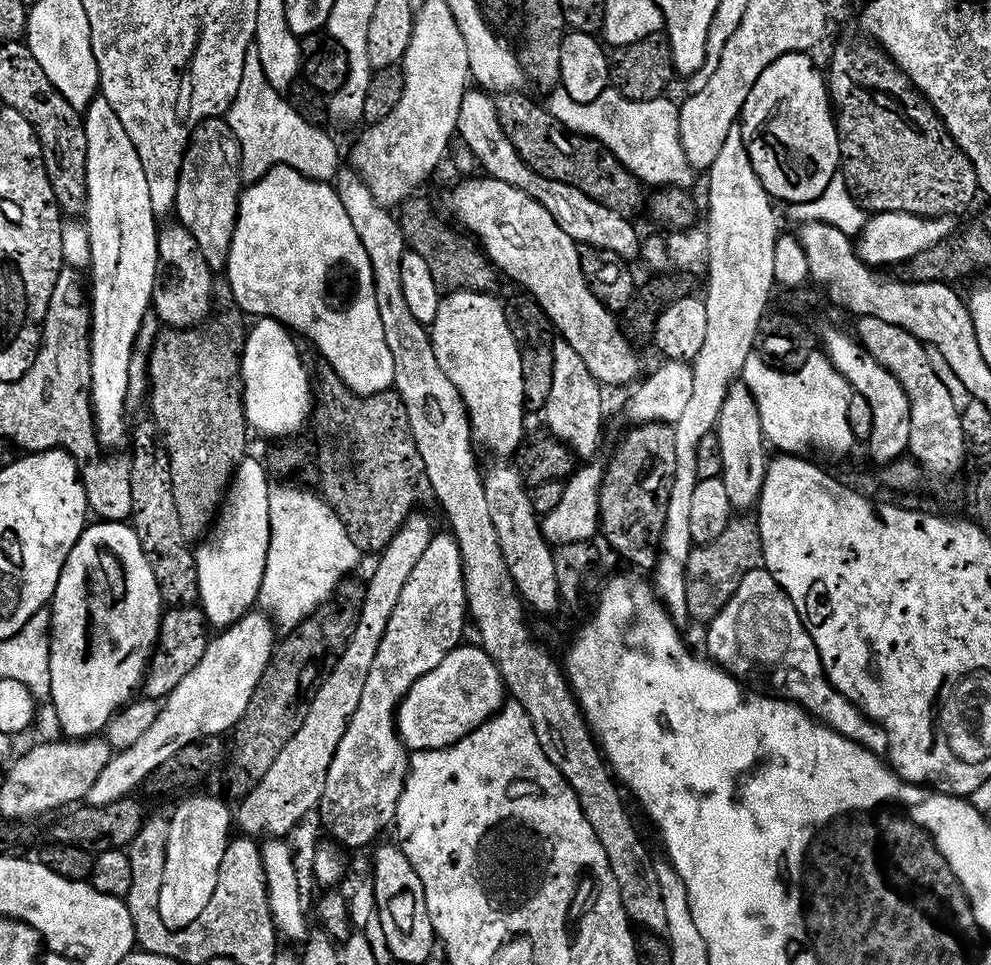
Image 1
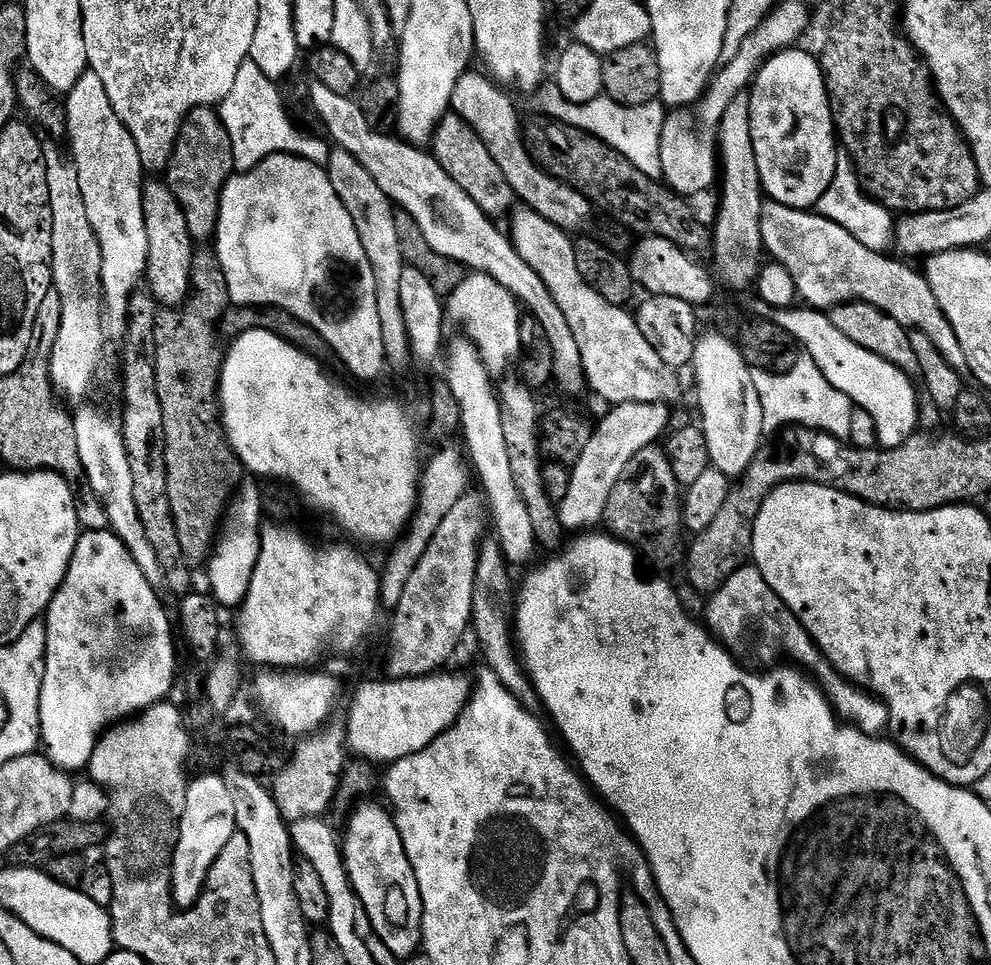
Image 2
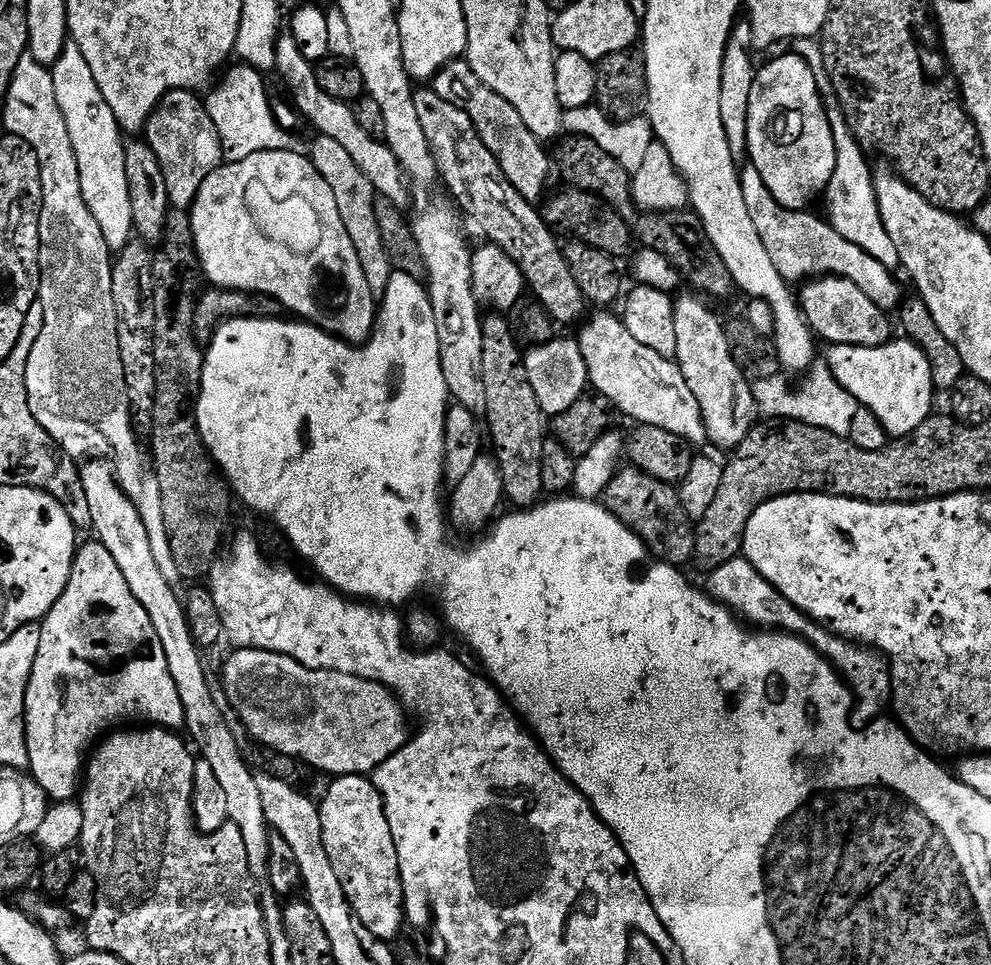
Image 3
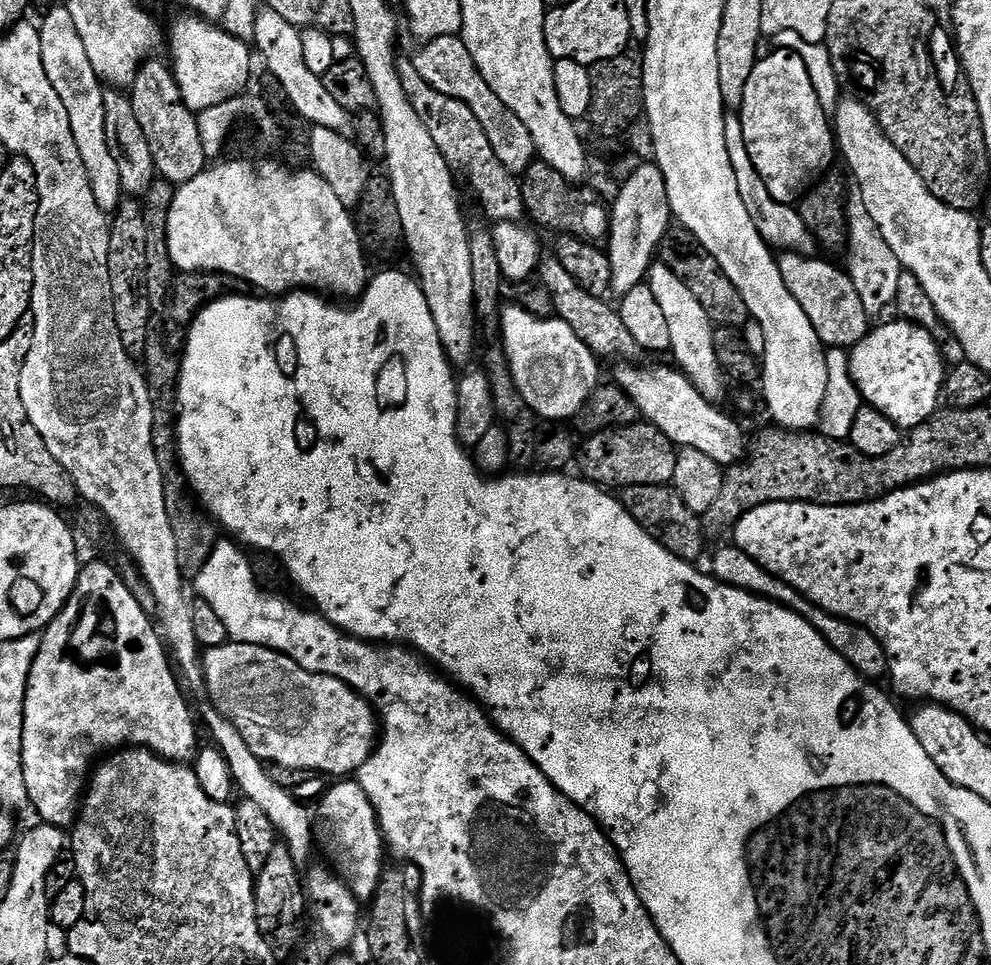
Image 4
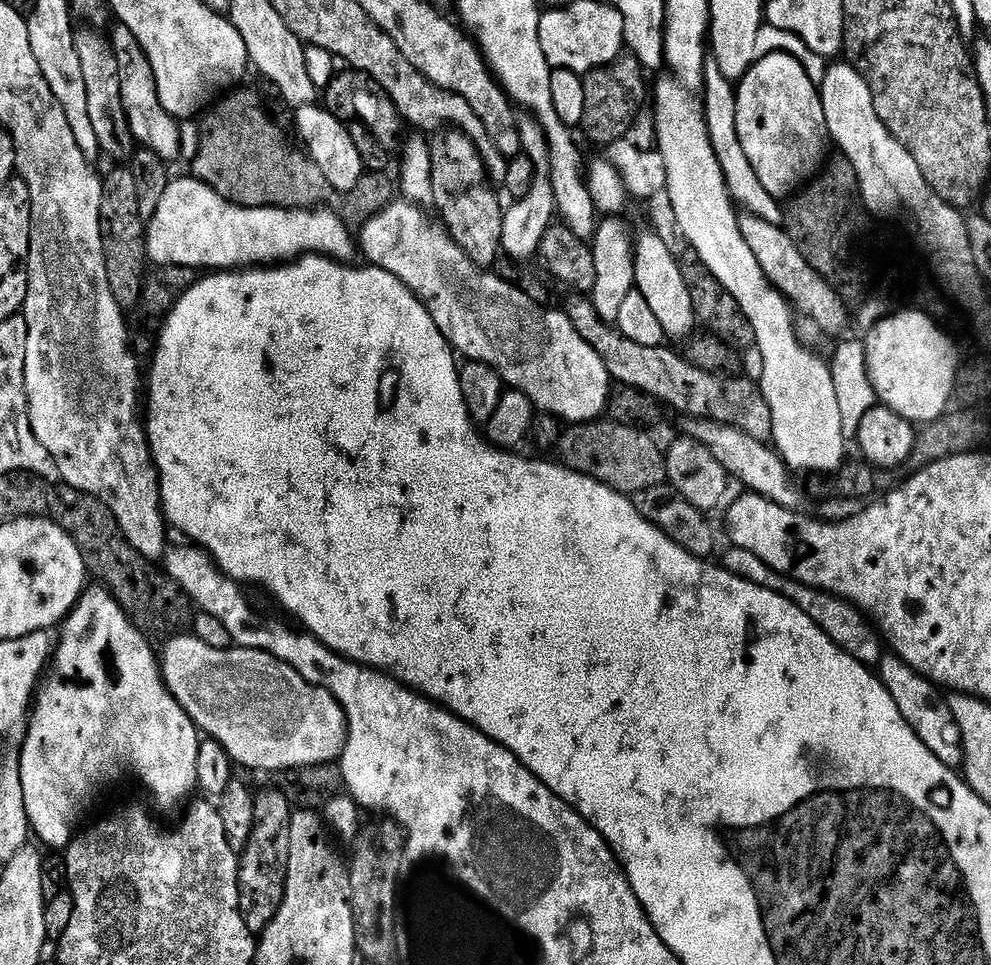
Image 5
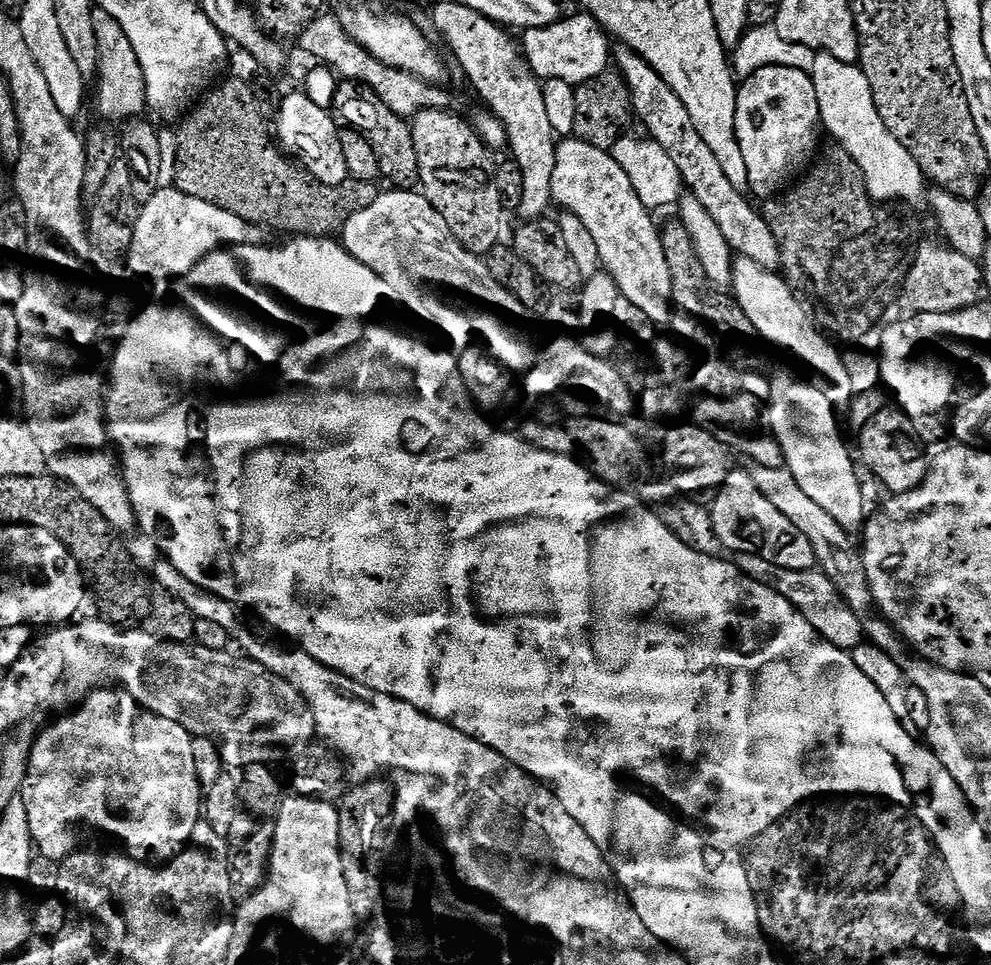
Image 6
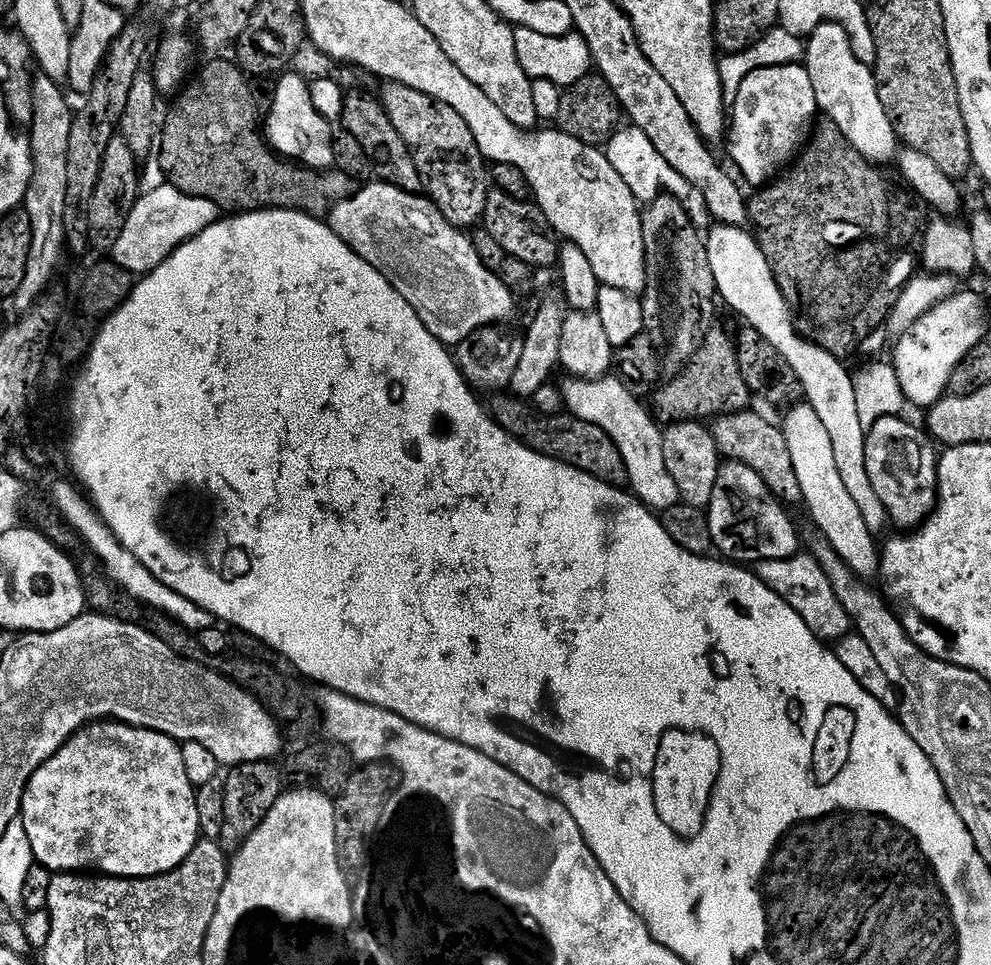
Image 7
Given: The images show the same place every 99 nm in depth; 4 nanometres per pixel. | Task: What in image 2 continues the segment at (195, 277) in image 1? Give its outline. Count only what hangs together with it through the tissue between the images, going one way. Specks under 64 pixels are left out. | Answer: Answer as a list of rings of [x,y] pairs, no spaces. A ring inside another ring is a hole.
[[[160,178],[145,183],[142,214],[146,218],[148,239],[147,291],[152,293],[157,305],[164,307],[165,304],[165,309],[175,310],[187,300],[192,283],[194,241],[186,226],[186,214],[172,189]]]

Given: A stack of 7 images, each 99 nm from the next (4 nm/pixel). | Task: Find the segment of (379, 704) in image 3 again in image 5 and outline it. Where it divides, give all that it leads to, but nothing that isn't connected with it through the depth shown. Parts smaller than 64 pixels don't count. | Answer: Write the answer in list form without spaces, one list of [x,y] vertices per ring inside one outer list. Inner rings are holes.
[[[176,634],[169,640],[172,641],[165,646],[164,652],[162,648],[162,655],[159,657],[160,672],[164,676],[165,688],[186,710],[186,714],[195,722],[197,729],[205,737],[219,742],[227,750],[228,757],[232,760],[233,765],[240,767],[241,764],[244,768],[257,768],[260,772],[275,774],[284,771],[286,768],[305,768],[311,764],[330,764],[344,751],[344,743],[348,737],[348,723],[342,706],[325,688],[319,688],[310,682],[306,682],[306,678],[302,678],[302,674],[298,674],[298,670],[294,670],[294,666],[274,658],[274,654],[266,654],[262,650],[254,650],[253,648],[233,646],[226,650],[214,650],[214,646],[206,646],[206,642],[202,642],[198,637],[191,634]]]

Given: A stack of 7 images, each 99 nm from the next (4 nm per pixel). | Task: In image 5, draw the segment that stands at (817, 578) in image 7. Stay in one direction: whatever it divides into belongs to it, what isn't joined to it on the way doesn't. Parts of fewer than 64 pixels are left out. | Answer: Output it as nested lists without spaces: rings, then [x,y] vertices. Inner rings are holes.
[[[735,546],[729,549],[724,560],[722,559],[722,566],[726,571],[733,572],[735,576],[741,576],[743,580],[754,582],[772,592],[782,594],[790,602],[794,602],[794,606],[803,610],[810,618],[810,622],[814,622],[814,626],[818,626],[818,630],[822,630],[822,634],[826,634],[826,638],[830,638],[830,642],[837,644],[846,655],[853,656],[860,664],[879,665],[882,655],[881,633],[874,627],[873,621],[865,616],[855,604],[841,600],[839,596],[834,596],[830,592],[822,592],[819,588],[807,588],[805,584],[800,584],[797,580],[778,574],[773,568],[766,566],[762,558],[758,558],[758,554],[750,554],[750,550],[742,550]]]

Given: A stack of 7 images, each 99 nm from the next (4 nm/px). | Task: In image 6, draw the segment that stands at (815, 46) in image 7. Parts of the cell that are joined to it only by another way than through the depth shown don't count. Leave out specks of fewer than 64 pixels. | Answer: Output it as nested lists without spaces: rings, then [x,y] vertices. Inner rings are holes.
[[[820,52],[814,58],[814,68],[810,73],[814,82],[814,90],[820,103],[820,123],[823,131],[832,135],[831,139],[844,148],[850,158],[862,170],[868,193],[877,202],[903,202],[908,206],[916,206],[926,196],[926,177],[914,162],[914,158],[886,130],[886,122],[878,114],[874,106],[874,94],[870,90],[870,82],[866,82],[866,74],[856,64],[838,62],[829,52]]]

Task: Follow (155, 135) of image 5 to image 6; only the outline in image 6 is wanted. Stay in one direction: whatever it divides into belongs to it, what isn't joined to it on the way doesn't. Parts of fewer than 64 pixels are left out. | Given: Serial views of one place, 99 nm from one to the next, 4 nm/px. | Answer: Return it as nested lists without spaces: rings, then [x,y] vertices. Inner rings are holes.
[[[93,7],[94,34],[98,38],[98,54],[100,66],[98,81],[100,80],[100,112],[105,116],[105,121],[127,121],[129,118],[140,118],[145,115],[148,99],[146,98],[146,82],[142,74],[142,66],[138,62],[138,54],[134,54],[134,46],[130,46],[130,38],[126,38],[126,30],[118,26],[106,10]]]

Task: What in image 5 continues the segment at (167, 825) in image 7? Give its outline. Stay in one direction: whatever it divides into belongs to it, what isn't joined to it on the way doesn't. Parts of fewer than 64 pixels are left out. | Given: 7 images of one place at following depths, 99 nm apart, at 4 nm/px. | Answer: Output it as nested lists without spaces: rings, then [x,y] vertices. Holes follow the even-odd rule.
[[[85,587],[59,625],[59,632],[50,671],[35,693],[24,742],[18,748],[28,826],[35,839],[37,836],[52,850],[68,847],[81,827],[84,811],[95,802],[100,788],[123,776],[137,776],[152,791],[160,808],[183,805],[198,788],[198,750],[202,743],[195,722],[164,686],[157,649],[155,652],[148,645],[149,637],[129,620],[107,588]]]

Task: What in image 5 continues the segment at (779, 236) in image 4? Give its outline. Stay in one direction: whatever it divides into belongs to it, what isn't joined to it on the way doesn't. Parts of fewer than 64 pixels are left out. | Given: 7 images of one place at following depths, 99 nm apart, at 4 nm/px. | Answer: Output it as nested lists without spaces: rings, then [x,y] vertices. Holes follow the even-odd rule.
[[[714,62],[705,63],[704,86],[702,89],[704,115],[708,117],[708,133],[714,154],[718,158],[718,166],[722,166],[724,181],[728,194],[733,201],[749,216],[757,216],[771,224],[783,225],[784,208],[775,196],[766,194],[766,186],[758,182],[758,174],[754,174],[754,166],[750,166],[750,158],[746,158],[746,150],[742,150],[742,141],[738,139],[738,122],[736,121],[736,88],[733,81],[728,80],[718,70]]]

